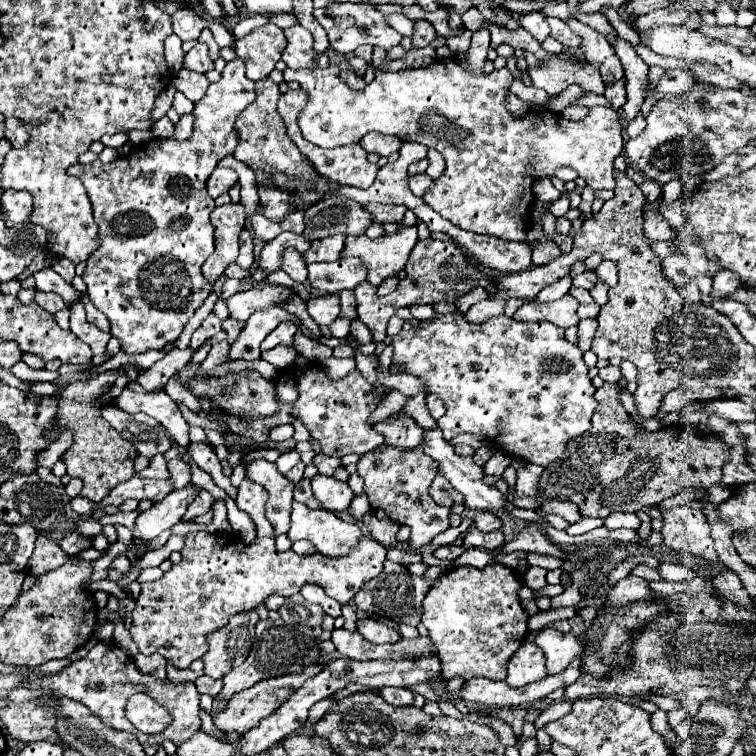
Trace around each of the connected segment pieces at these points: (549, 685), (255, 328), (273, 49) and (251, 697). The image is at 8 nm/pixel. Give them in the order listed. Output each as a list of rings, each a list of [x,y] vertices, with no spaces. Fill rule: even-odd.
[[[583,650],[569,666],[567,670],[563,670],[561,674],[555,676],[547,676],[545,680],[539,680],[535,684],[527,684],[523,688],[509,688],[505,682],[495,682],[495,680],[487,680],[483,676],[479,678],[471,678],[467,680],[461,690],[459,690],[459,698],[465,702],[475,702],[475,704],[485,704],[485,706],[497,706],[497,708],[505,708],[505,706],[525,706],[531,704],[539,698],[545,698],[547,694],[551,694],[557,688],[567,688],[571,686],[581,674],[583,674],[583,662],[587,658],[587,650]]]
[[[279,306],[253,312],[251,318],[245,322],[245,328],[241,330],[239,338],[231,344],[229,358],[231,360],[239,360],[239,358],[255,360],[255,358],[259,358],[261,356],[259,344],[265,340],[267,334],[271,334],[281,322],[287,322],[287,320],[297,320],[297,318]]]
[[[265,24],[255,28],[245,38],[235,40],[235,54],[247,66],[249,80],[261,80],[271,74],[275,64],[281,60],[281,54],[287,46],[283,30],[275,24]]]
[[[323,664],[308,665],[305,666],[301,673],[299,674],[287,674],[284,676],[279,676],[279,678],[271,678],[271,680],[261,680],[259,684],[235,694],[231,698],[231,704],[227,704],[223,710],[219,710],[213,718],[215,726],[223,732],[235,732],[237,736],[243,736],[245,732],[249,732],[253,726],[257,726],[263,718],[271,716],[297,688],[301,688],[301,684],[318,674],[323,670]]]

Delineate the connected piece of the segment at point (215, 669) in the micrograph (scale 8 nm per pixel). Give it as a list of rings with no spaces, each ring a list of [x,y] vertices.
[[[255,610],[235,614],[225,628],[209,636],[209,652],[203,656],[203,672],[213,680],[223,678],[229,670],[247,660],[251,644],[255,640],[255,624],[259,616]]]

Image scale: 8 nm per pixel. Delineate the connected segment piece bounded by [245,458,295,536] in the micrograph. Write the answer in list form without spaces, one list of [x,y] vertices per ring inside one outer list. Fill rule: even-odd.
[[[251,460],[245,462],[245,478],[251,482],[261,484],[267,492],[265,516],[273,524],[273,536],[285,534],[289,530],[289,516],[291,516],[291,502],[293,502],[293,482],[289,482],[275,464],[267,460]]]

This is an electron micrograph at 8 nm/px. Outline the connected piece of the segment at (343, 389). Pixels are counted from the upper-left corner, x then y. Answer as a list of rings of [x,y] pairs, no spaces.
[[[297,354],[295,364],[291,368],[287,368],[285,374],[291,374],[291,378],[297,382],[297,388],[299,388],[295,406],[279,400],[277,402],[279,408],[273,416],[249,418],[249,420],[231,416],[221,406],[207,406],[207,412],[219,414],[221,422],[225,422],[231,432],[253,438],[253,440],[269,440],[271,428],[275,428],[279,424],[293,424],[293,418],[299,418],[303,422],[303,426],[309,430],[309,434],[321,442],[321,450],[327,456],[363,454],[363,452],[371,452],[383,444],[383,436],[379,436],[373,430],[373,426],[367,424],[367,418],[378,407],[379,402],[383,401],[385,394],[378,394],[374,387],[361,376],[359,370],[353,370],[339,380],[331,380],[319,364],[309,364],[309,360],[305,360],[301,354]]]

